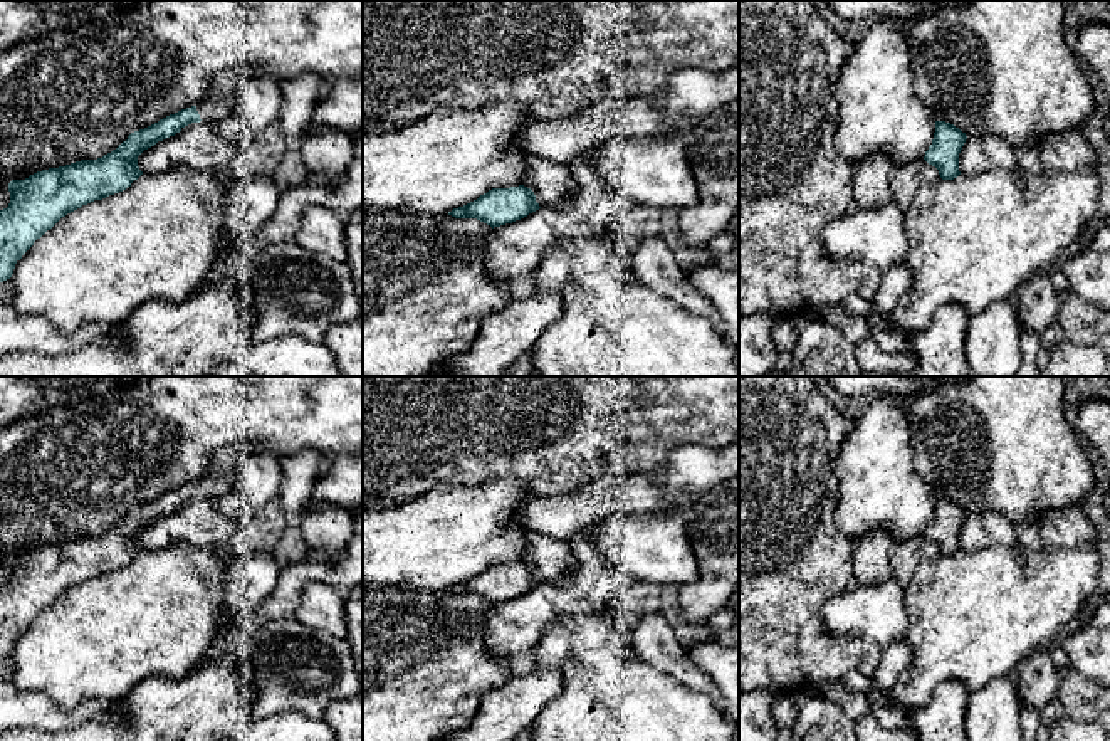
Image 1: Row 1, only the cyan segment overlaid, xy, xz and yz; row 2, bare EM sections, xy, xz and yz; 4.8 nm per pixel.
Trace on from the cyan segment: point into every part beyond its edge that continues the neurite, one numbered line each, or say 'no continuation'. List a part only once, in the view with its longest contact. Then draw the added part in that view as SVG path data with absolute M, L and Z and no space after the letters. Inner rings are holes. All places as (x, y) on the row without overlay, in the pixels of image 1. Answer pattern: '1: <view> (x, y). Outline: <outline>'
1: xy (219, 478). Outline: M228 445L212 455L205 474L196 481L202 497L223 496L232 491L235 481L235 465L243 447Z

